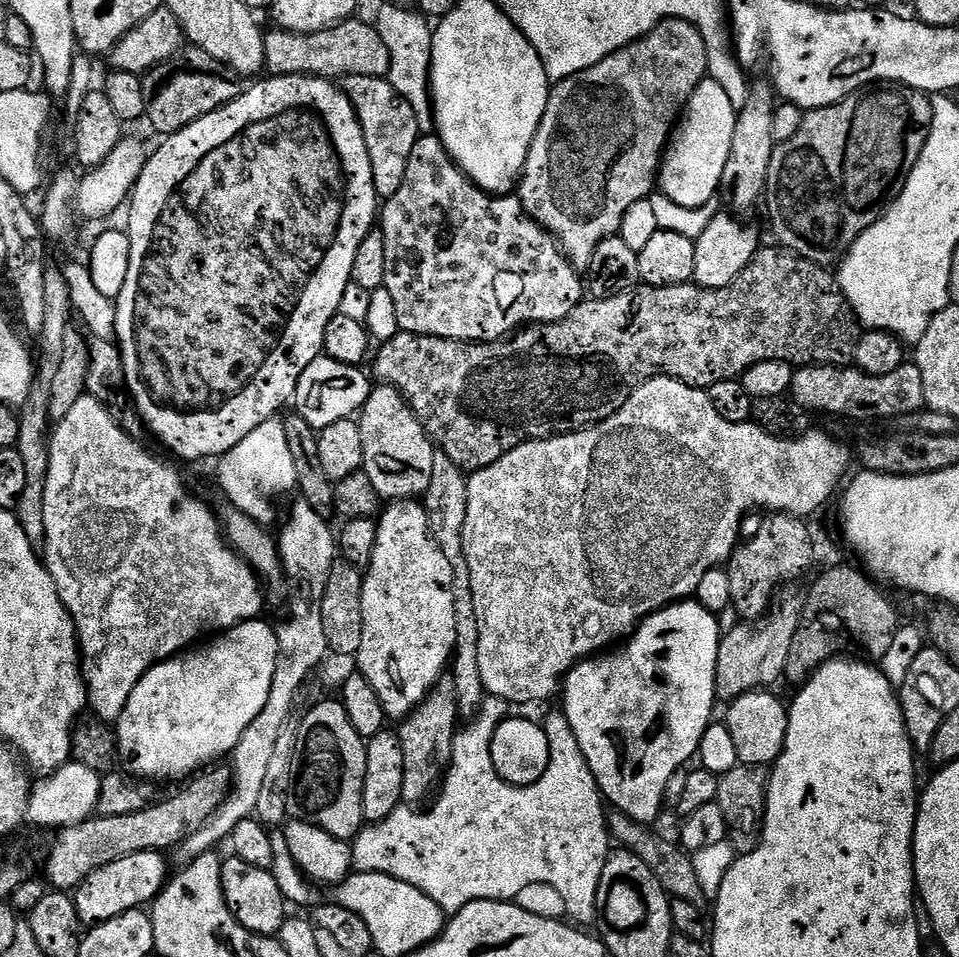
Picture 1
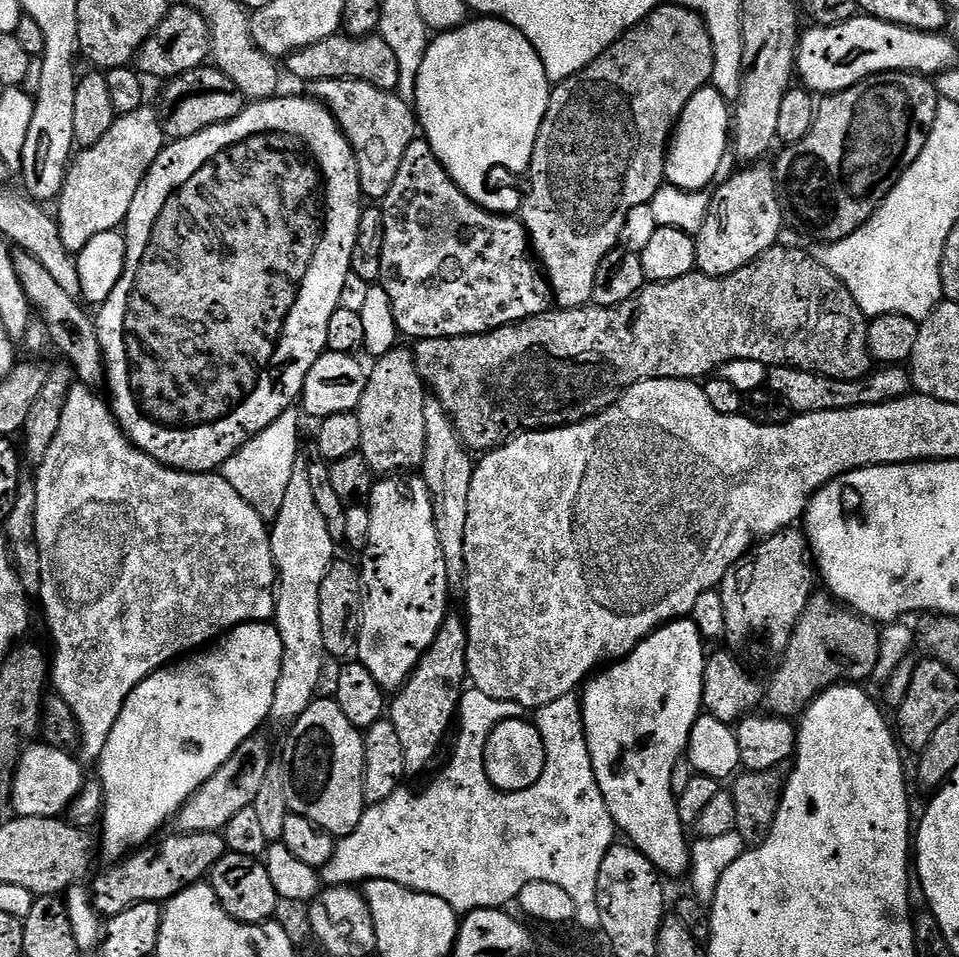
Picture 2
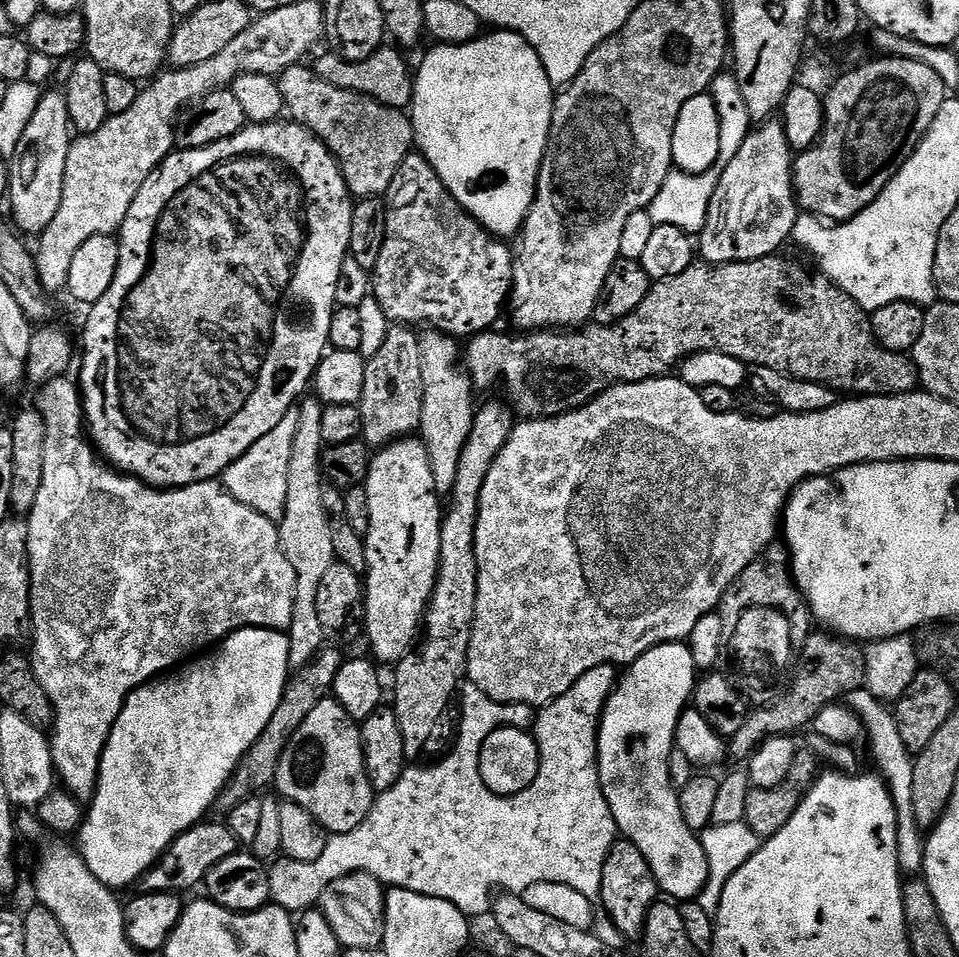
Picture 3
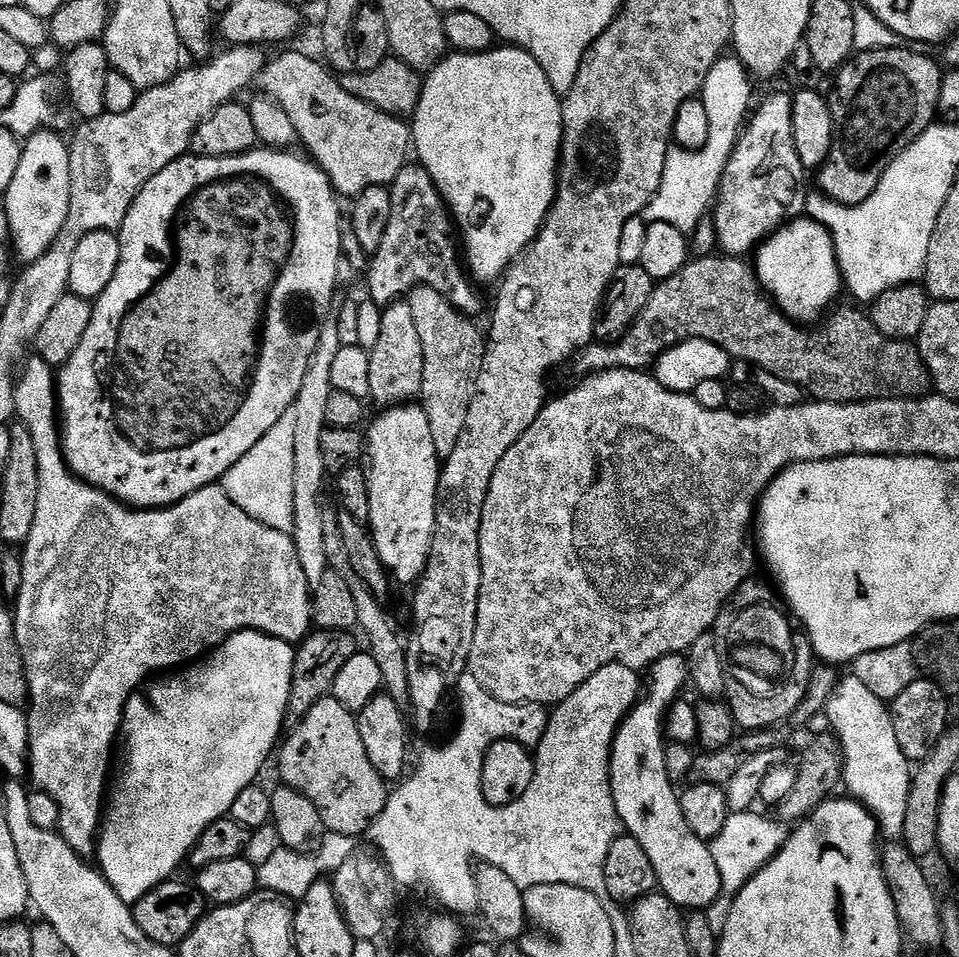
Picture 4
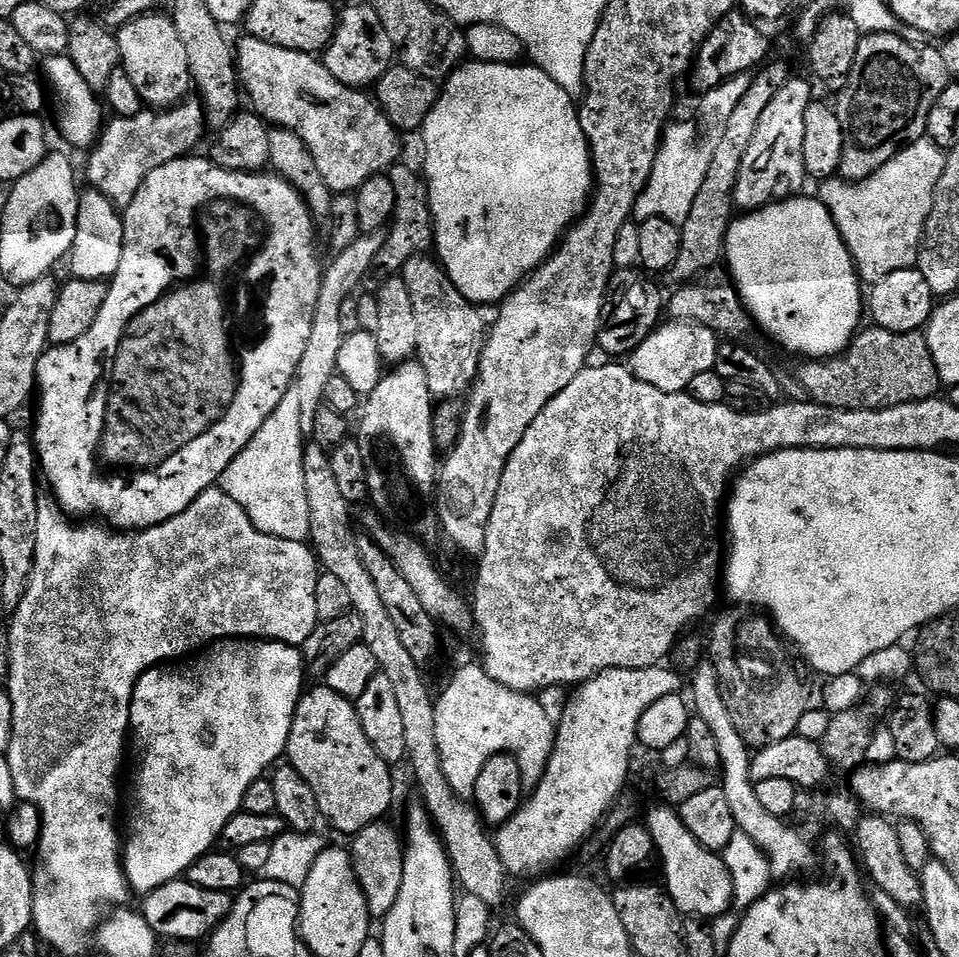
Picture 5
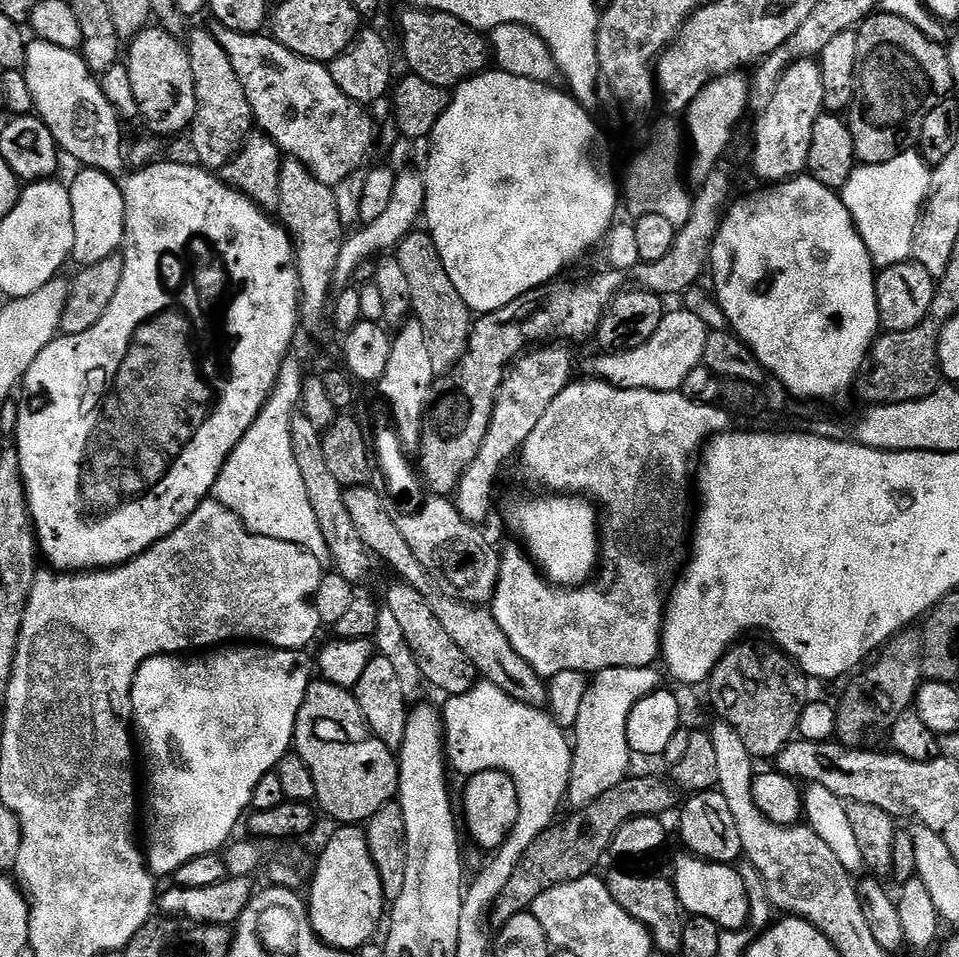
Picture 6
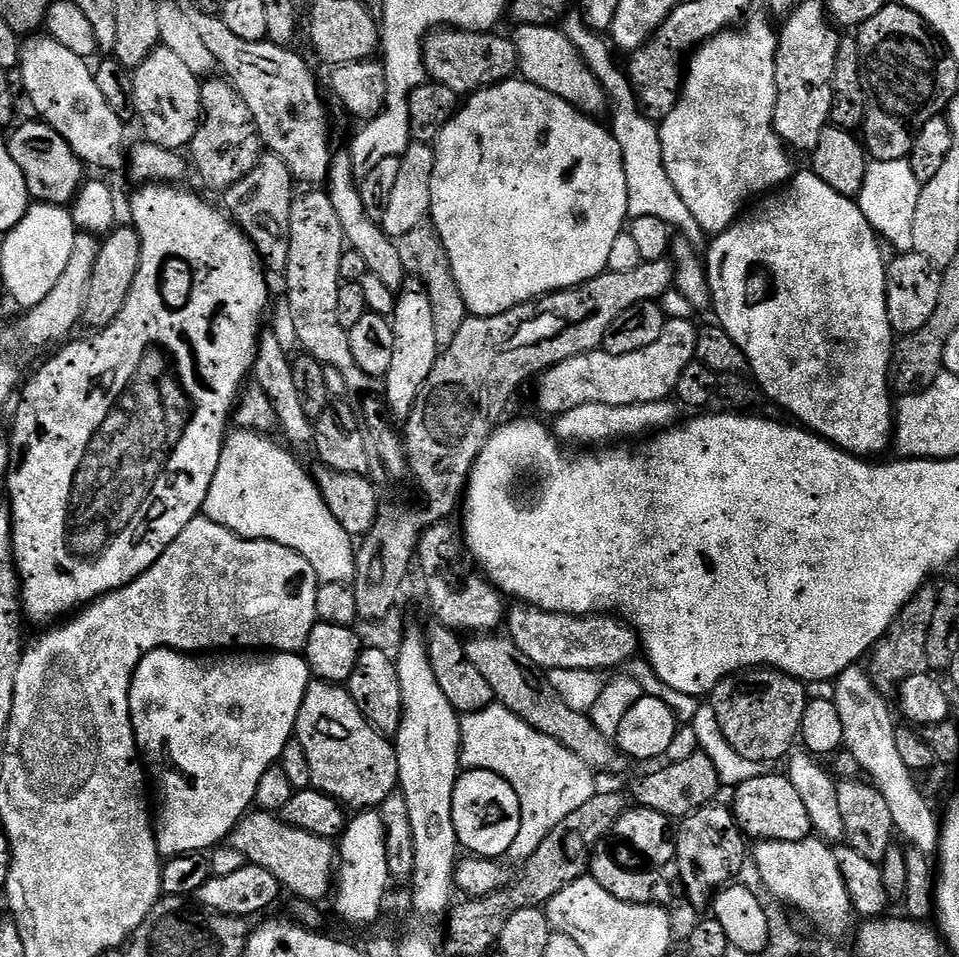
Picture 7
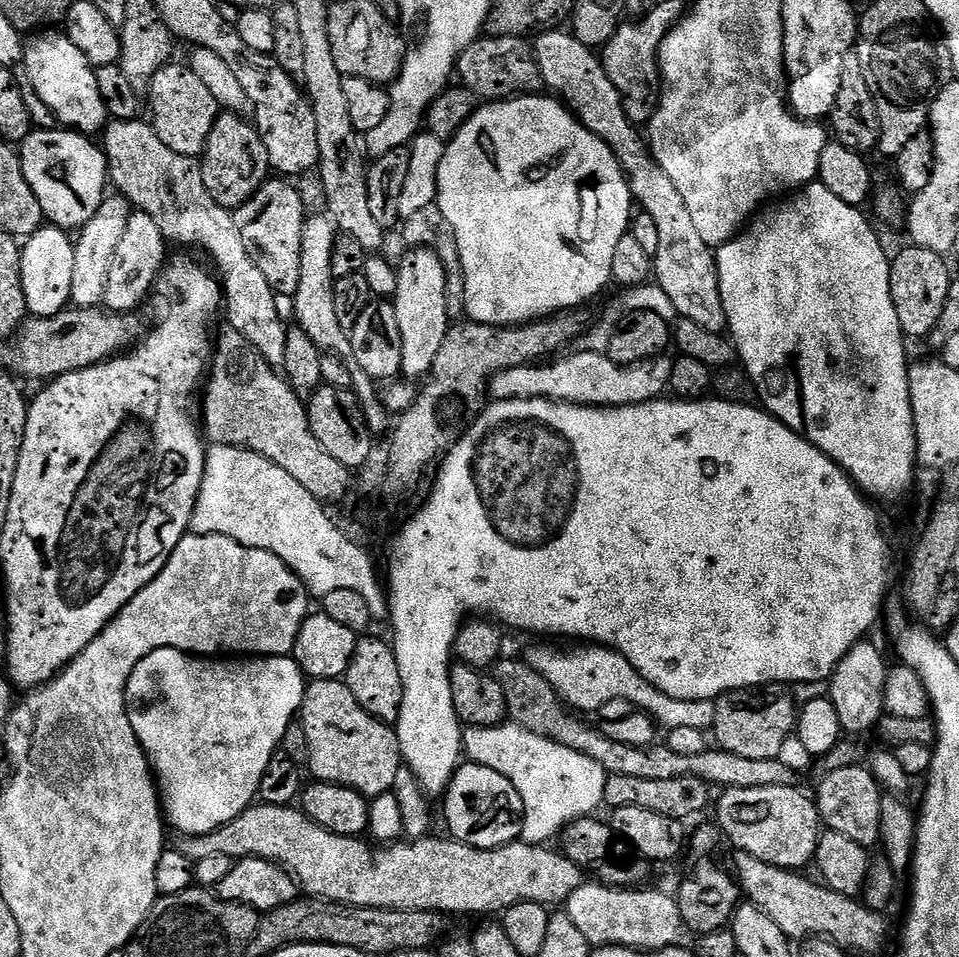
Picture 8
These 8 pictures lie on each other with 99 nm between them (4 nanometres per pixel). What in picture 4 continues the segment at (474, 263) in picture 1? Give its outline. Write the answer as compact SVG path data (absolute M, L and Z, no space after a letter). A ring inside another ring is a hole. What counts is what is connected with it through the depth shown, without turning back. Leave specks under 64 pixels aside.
M409 162L398 174L398 178L394 178L390 187L394 202L390 226L386 226L386 238L382 238L382 246L378 246L366 269L367 299L379 301L381 305L393 304L425 284L438 290L438 294L445 296L465 316L479 317L479 312L484 308L484 300L476 289L479 287L462 263L452 214L430 174L423 164ZM395 272L396 280L392 280Z

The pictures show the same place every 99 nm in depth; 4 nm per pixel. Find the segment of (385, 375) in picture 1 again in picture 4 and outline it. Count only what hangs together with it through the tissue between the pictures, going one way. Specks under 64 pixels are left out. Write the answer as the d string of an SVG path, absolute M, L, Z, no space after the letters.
M723 254L692 258L689 259L682 270L678 270L678 274L674 274L674 278L666 278L657 283L655 290L650 294L650 302L646 302L646 310L642 310L642 314L634 322L634 326L630 326L630 330L621 340L617 340L615 344L601 344L599 342L589 344L575 357L574 365L576 364L581 377L594 376L597 372L606 372L610 368L648 370L655 365L656 360L665 350L673 348L675 344L680 344L684 340L705 340L706 342L714 342L718 346L722 346L722 350L726 350L733 361L744 360L747 364L766 370L786 382L794 382L794 386L802 389L813 401L822 404L861 404L867 400L918 400L920 397L927 396L933 391L930 370L926 366L922 354L909 341L887 340L878 330L878 326L874 326L872 317L867 311L859 312L856 308L839 308L837 307L831 313L831 316L833 316L829 324L821 323L819 326L801 326L797 321L791 320L789 316L785 316L776 307L775 303L765 295L761 289L760 280L756 277L755 267L747 259Z

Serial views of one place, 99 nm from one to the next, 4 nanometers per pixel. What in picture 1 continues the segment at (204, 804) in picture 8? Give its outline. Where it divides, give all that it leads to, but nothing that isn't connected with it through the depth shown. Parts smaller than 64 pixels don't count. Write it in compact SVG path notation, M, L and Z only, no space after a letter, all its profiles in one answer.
M257 618L229 628L227 632L219 633L215 638L209 639L208 642L209 644L205 648L197 647L195 650L185 650L167 660L160 661L140 679L138 686L134 686L134 694L130 694L130 702L126 702L126 710L122 710L120 719L114 728L116 741L120 743L119 759L123 763L124 760L128 763L129 769L127 768L127 771L133 777L143 778L148 782L180 779L180 781L183 781L185 778L223 761L220 759L224 755L225 759L229 754L235 752L242 734L246 734L246 726L250 726L250 722L254 722L254 718L258 718L258 714L262 714L262 706L266 706L266 698L270 698L270 682L274 682L274 666L278 658L276 628L273 625L268 625L264 618Z

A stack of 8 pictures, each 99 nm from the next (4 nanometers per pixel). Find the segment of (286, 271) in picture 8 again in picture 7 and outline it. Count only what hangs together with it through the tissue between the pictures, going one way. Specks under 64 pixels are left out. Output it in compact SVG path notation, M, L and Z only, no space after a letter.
M264 154L252 173L241 184L235 184L226 192L226 208L232 219L256 245L267 267L280 273L287 269L290 258L290 212L294 199L292 184L294 185L294 177L286 162L282 162L282 158L277 156Z

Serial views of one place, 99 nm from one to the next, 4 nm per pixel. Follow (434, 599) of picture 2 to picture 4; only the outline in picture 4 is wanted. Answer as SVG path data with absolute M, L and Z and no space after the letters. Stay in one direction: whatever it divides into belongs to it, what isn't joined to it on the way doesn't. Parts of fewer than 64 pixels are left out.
M409 402L393 406L383 409L379 414L381 416L372 425L369 423L366 428L366 459L362 464L370 498L370 518L366 523L372 533L374 546L378 550L378 558L382 558L382 566L390 573L391 579L397 585L415 585L423 577L428 555L432 553L432 539L436 529L436 495L442 457L438 450L434 450L430 418L426 418L419 403Z

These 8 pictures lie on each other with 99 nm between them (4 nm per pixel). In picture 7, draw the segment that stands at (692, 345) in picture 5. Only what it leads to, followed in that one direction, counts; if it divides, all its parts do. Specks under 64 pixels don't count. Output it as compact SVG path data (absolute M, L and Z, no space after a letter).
M669 319L664 325L662 338L634 354L610 354L603 350L578 354L578 358L566 358L558 366L548 368L538 377L536 404L552 418L569 412L583 404L606 406L634 406L646 402L669 399L682 378L682 370L696 359L698 328L688 320Z

